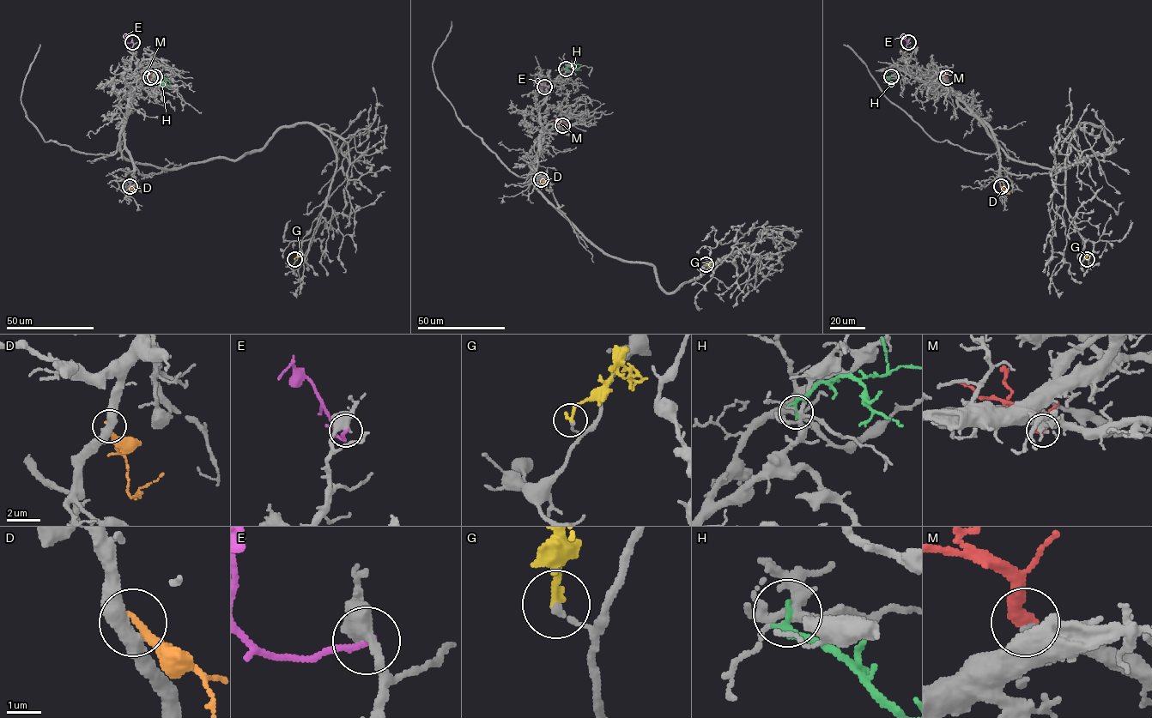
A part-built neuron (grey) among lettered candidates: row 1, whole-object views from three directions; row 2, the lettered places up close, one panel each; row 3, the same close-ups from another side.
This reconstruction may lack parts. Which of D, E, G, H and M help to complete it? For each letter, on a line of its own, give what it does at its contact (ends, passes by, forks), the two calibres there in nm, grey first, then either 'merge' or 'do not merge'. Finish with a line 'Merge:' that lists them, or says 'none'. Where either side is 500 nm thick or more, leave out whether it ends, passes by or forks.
D: it ends there; 480 nm thick on the grey side, 280 nm on the other; do not merge
E: it ends there; 380 nm thick on the grey side, 160 nm on the other; do not merge
G: it ends there; 180 nm thick on the grey side, 240 nm on the other; do not merge
H: it ends there; 200 nm thick on the grey side, 220 nm on the other; do not merge
M: it ends there; 200 nm thick on the grey side, 400 nm on the other; merge
Merge: M

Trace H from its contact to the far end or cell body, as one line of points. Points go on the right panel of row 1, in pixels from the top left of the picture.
H: (891, 75), (888, 81), (892, 86)

